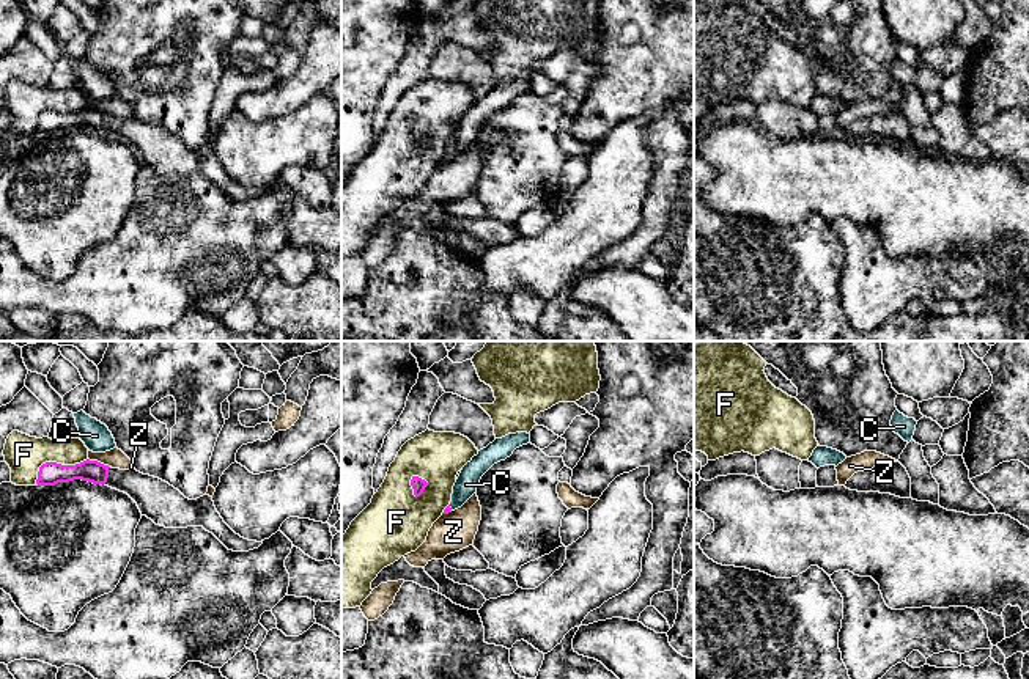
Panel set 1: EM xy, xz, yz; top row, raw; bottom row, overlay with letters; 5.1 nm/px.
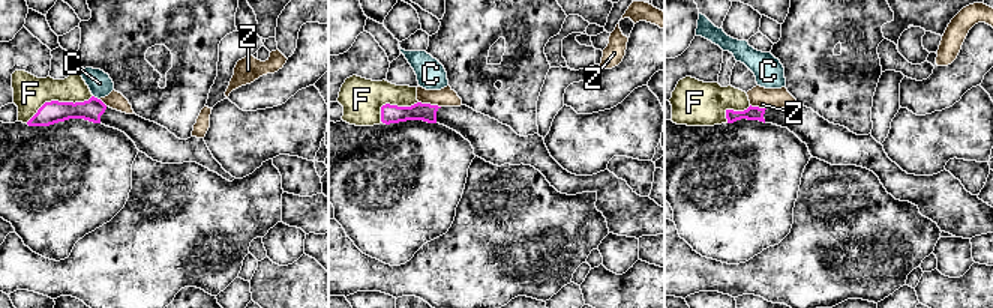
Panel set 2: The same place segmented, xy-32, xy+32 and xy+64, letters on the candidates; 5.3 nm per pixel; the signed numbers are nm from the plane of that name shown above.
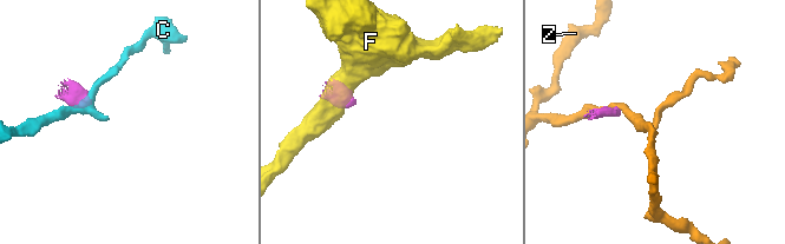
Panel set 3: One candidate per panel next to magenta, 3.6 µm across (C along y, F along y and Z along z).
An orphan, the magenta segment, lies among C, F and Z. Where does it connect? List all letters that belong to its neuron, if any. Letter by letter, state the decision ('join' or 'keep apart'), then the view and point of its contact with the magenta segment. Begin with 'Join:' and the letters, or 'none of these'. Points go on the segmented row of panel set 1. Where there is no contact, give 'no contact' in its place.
Join: none of these
C: keep apart | xz (450, 508)
F: keep apart | xy (55, 462)
Z: keep apart | xy (99, 462)

